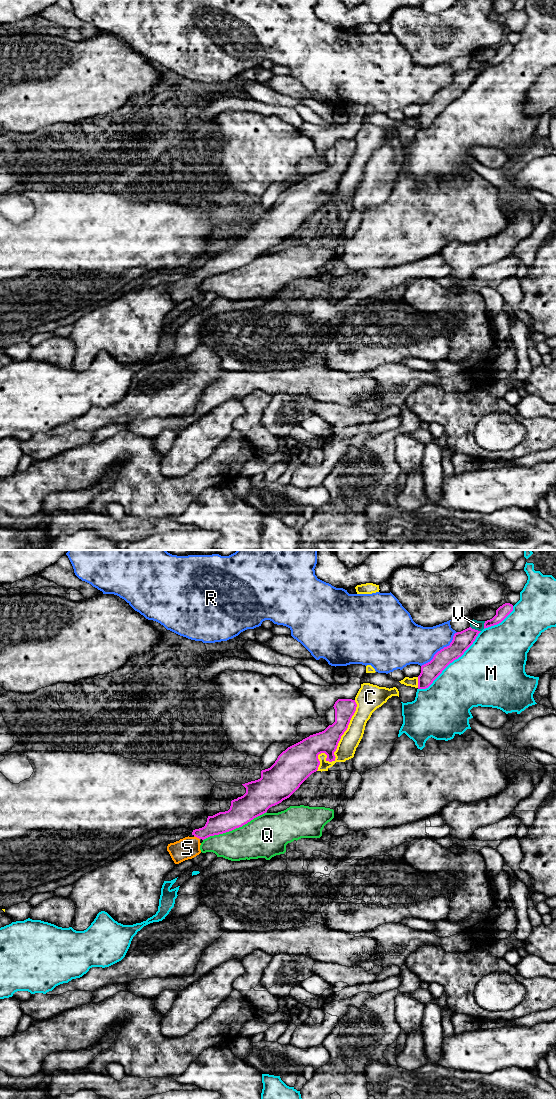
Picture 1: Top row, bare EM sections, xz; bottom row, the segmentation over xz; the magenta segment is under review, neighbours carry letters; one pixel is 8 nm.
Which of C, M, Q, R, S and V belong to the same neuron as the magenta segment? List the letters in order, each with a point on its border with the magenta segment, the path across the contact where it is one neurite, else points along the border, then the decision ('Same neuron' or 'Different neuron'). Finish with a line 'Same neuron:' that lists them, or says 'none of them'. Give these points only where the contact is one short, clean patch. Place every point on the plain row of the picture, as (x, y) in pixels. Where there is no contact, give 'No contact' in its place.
C: Touches magenta at xz (336, 187). Different neuron
M: Touches magenta at xz (451, 102). Different neuron
Q: Touches magenta at xz (234, 268). Different neuron
R: Touches magenta at xz (441, 89). Different neuron
S: Touches magenta at xz (197, 277). Path across: xz (222, 262), (197, 277), (187, 288). Same neuron
V: Touches magenta at xz (474, 69). Different neuron
Same neuron: S

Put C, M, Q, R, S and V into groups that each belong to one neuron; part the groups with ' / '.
C / M / Q / R / S / V

